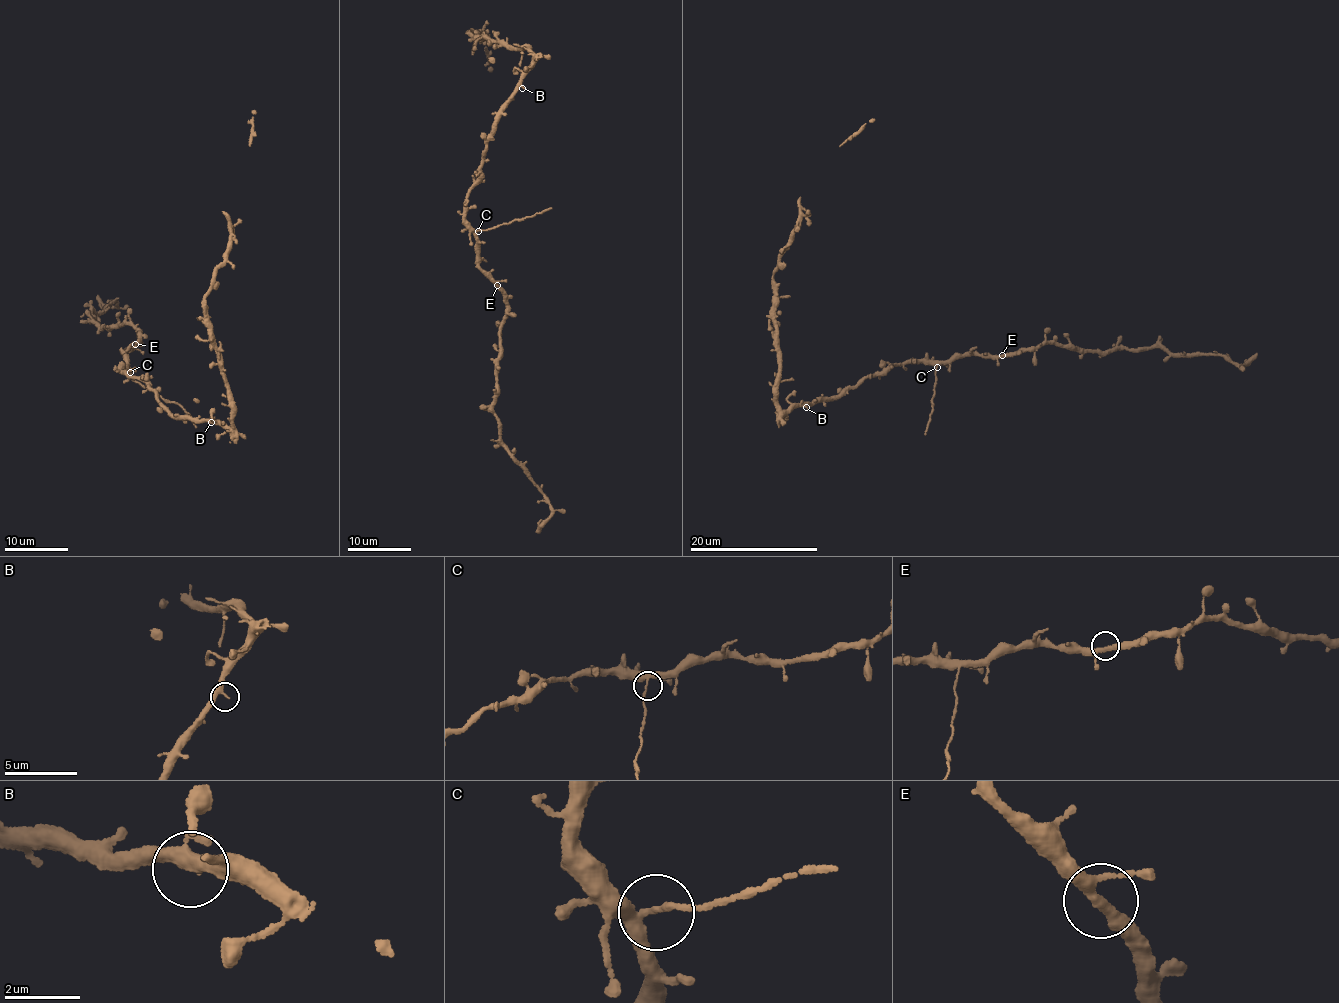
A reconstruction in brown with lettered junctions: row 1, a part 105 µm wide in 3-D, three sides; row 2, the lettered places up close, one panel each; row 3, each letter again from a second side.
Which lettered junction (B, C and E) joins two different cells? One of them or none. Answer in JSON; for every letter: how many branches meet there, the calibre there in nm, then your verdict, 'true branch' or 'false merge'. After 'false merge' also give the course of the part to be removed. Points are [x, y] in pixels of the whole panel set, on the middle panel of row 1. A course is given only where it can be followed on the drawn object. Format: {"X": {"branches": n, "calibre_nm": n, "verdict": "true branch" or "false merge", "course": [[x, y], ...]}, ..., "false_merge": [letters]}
{"B": {"branches": 3, "calibre_nm": 260, "verdict": "true branch"}, "C": {"branches": 3, "calibre_nm": 180, "verdict": "false merge", "course": [[479, 230], [551, 208]]}, "E": {"branches": 3, "calibre_nm": 280, "verdict": "true branch"}, "false_merge": ["C"]}

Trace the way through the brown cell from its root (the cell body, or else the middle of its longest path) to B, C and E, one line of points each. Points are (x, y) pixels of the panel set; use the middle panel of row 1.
B: (485, 147), (497, 112), (520, 86), (522, 88)
C: (485, 147), (481, 176), (465, 204), (465, 221), (479, 230)
E: (485, 147), (481, 176), (465, 204), (465, 221), (476, 241), (478, 267), (497, 285)

